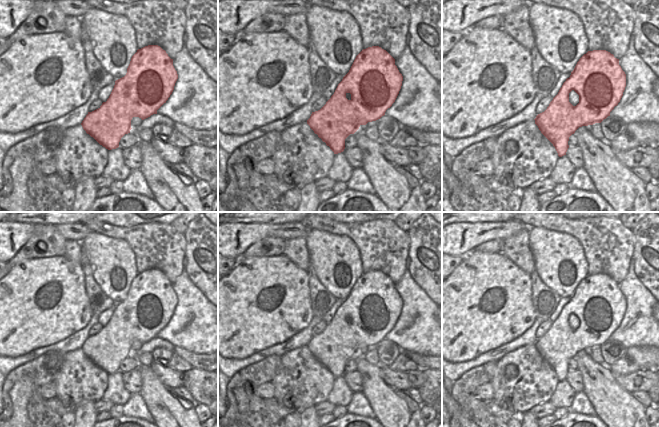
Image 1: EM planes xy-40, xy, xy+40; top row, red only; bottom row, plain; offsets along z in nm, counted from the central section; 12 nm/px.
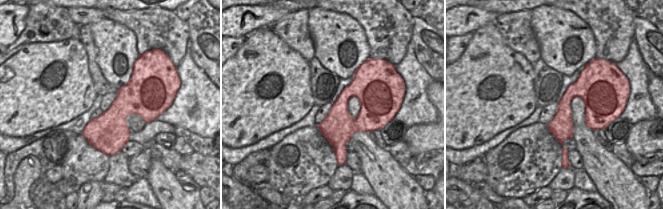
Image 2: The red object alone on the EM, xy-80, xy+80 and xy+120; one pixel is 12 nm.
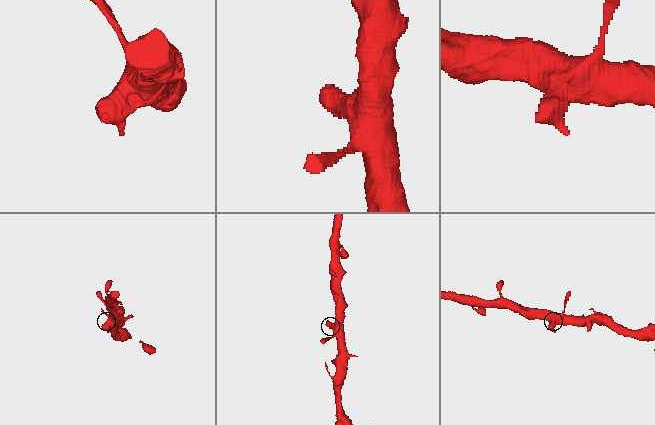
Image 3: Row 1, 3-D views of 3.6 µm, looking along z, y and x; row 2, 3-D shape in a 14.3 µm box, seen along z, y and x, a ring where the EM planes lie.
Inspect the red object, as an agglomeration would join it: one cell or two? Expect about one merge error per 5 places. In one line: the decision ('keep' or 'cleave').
keep

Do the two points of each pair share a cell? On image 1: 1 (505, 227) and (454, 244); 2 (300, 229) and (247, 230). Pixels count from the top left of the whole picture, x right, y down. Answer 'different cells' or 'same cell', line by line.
1: same cell
2: same cell

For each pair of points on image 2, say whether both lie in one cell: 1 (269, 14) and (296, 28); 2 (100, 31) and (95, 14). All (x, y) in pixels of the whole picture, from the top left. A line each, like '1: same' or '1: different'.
1: different
2: different

